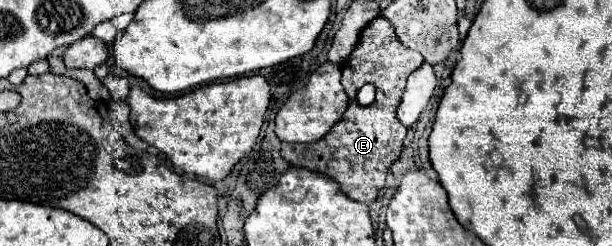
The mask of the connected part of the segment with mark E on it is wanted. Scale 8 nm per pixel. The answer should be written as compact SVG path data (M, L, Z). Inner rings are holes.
M373 19L363 29L353 55L343 63L341 83L349 95L349 107L341 123L337 123L337 127L325 135L321 143L283 143L283 159L293 167L305 167L309 171L331 177L339 183L347 197L371 205L377 199L379 189L385 185L389 167L403 153L407 127L397 119L397 107L401 103L409 73L421 67L421 63L423 57L397 39L395 29L387 19ZM365 83L373 83L377 89L377 99L367 107L359 105L355 97Z

